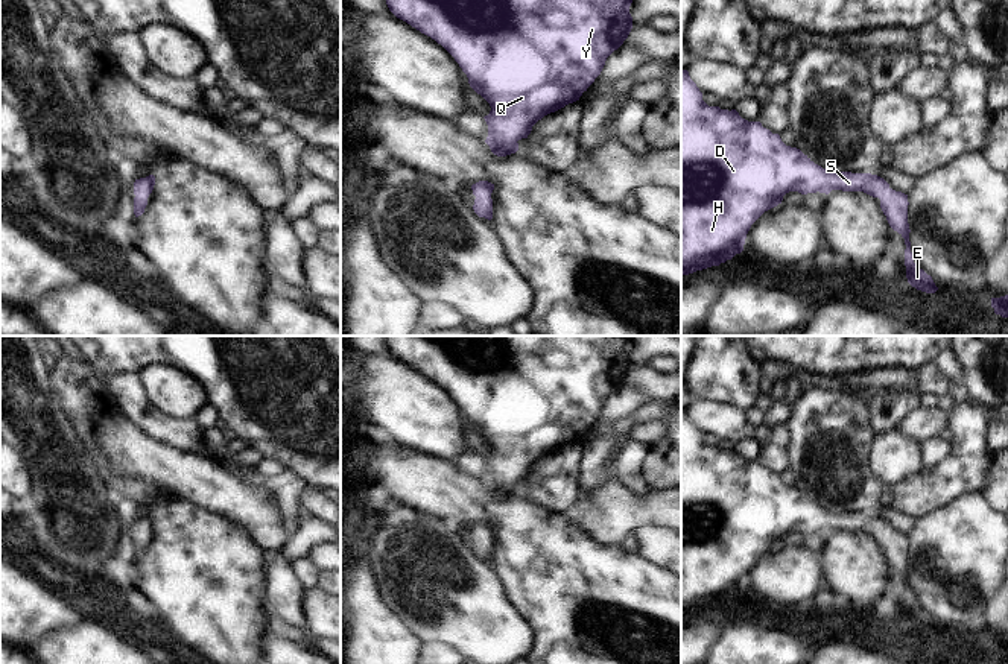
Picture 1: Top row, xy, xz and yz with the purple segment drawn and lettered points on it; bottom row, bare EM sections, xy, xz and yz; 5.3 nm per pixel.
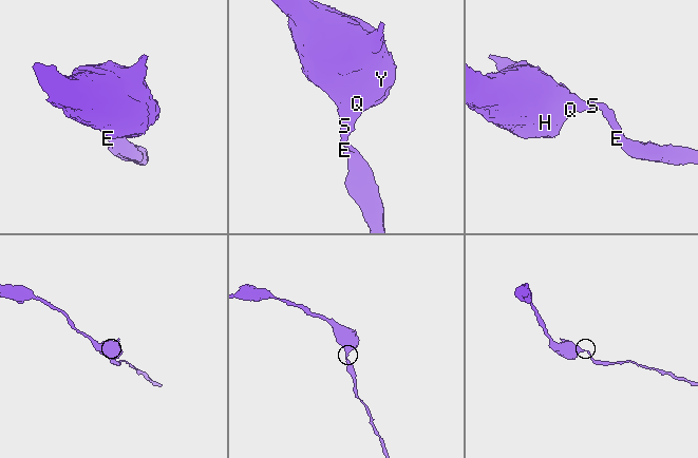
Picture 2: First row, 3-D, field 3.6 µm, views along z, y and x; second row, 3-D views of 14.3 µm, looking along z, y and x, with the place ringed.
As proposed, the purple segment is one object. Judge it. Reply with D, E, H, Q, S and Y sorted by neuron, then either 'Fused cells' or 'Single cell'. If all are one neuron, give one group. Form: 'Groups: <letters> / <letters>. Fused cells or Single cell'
Groups: D E H Q S Y. Single cell

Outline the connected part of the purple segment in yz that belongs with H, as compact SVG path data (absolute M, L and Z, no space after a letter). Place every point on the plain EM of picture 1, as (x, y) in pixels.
M681 410L681 617L719 606L740 594L751 565L781 544L786 533L829 535L832 530L864 532L879 538L889 567L905 579L908 623L926 634L938 631L932 617L912 600L908 535L892 530L877 515L826 511L800 489L786 486L778 474L760 462L748 462L736 450L708 447L689 412Z

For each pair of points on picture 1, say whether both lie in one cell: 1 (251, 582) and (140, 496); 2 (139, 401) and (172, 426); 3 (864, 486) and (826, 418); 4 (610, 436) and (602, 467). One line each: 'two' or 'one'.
1: two
2: one
3: one
4: one

